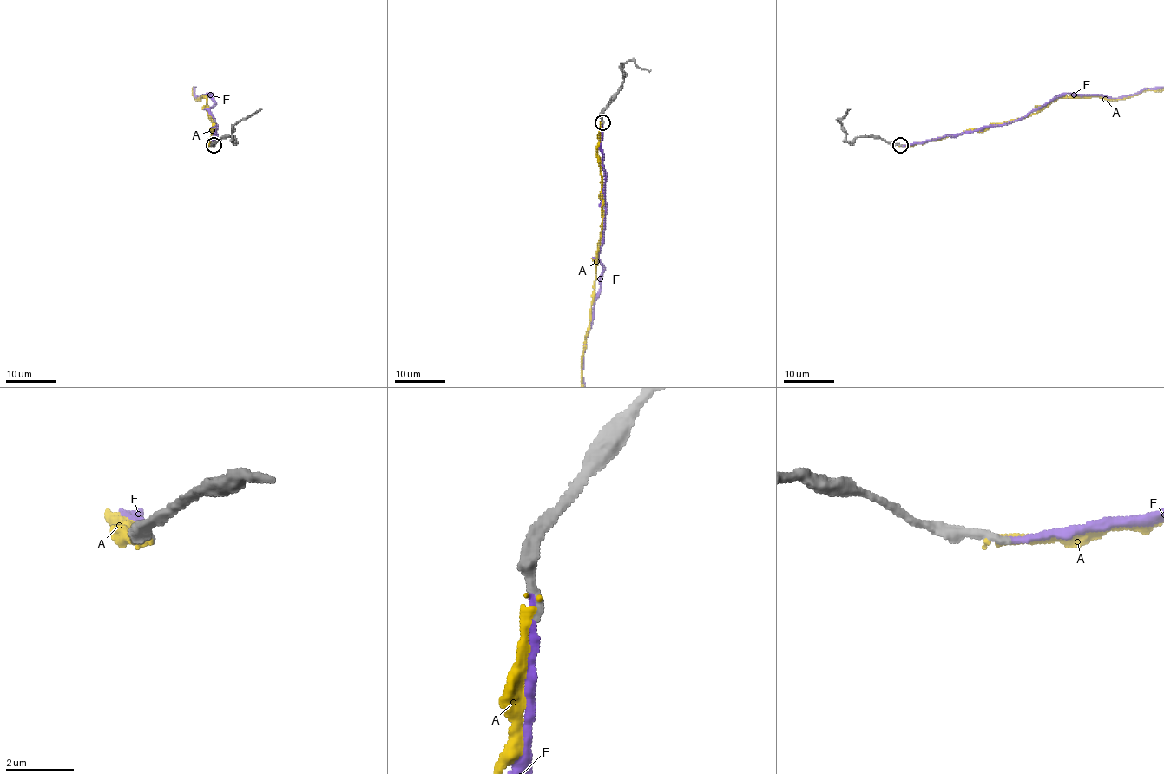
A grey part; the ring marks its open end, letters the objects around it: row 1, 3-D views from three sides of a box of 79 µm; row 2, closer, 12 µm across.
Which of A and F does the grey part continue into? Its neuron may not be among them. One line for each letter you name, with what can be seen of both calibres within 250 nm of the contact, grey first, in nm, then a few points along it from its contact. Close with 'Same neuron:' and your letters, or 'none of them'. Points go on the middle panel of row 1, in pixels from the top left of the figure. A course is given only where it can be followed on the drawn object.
F: 280/170 nm
Same neuron: F

